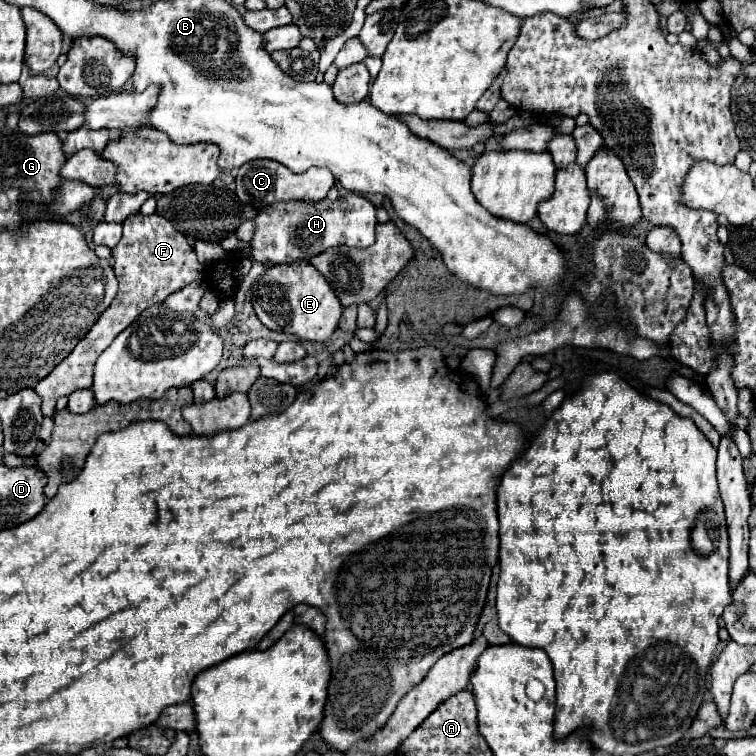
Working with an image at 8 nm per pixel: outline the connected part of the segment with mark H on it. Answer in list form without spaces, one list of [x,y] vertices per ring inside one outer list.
[[[349,192],[337,200],[319,200],[317,204],[305,204],[305,200],[281,200],[277,204],[269,204],[259,210],[259,214],[253,218],[253,224],[257,226],[257,232],[251,240],[251,258],[253,262],[261,264],[293,264],[297,260],[311,260],[313,256],[319,256],[321,252],[333,248],[333,246],[351,246],[351,248],[369,248],[375,242],[375,206],[371,200],[367,200],[361,194]]]

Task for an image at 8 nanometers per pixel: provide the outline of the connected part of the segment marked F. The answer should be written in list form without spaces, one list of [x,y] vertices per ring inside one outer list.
[[[133,214],[123,222],[123,238],[113,248],[113,270],[119,282],[119,292],[113,298],[111,306],[99,316],[97,324],[89,330],[89,336],[73,348],[73,352],[41,382],[37,382],[35,392],[43,400],[43,414],[51,416],[55,410],[55,400],[59,396],[69,396],[75,390],[91,388],[93,384],[93,366],[97,356],[115,340],[115,336],[127,328],[149,304],[163,302],[169,294],[181,290],[185,284],[197,280],[203,272],[203,264],[199,264],[193,248],[187,238],[175,230],[175,226],[159,214]]]

